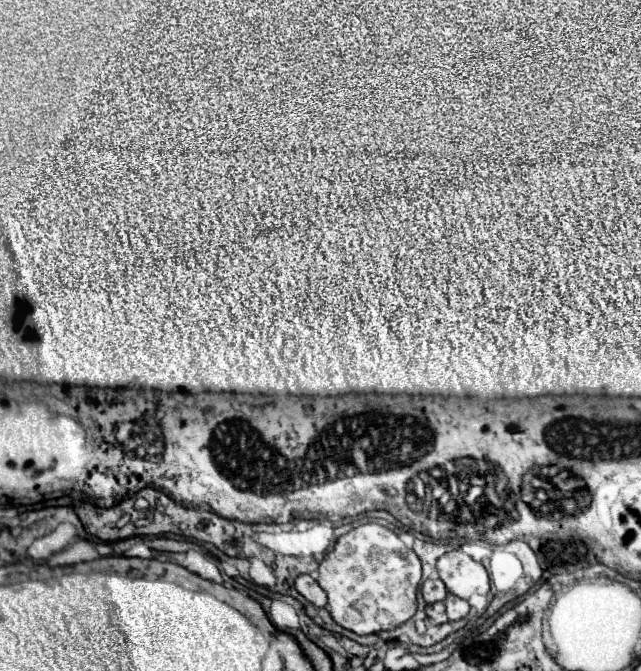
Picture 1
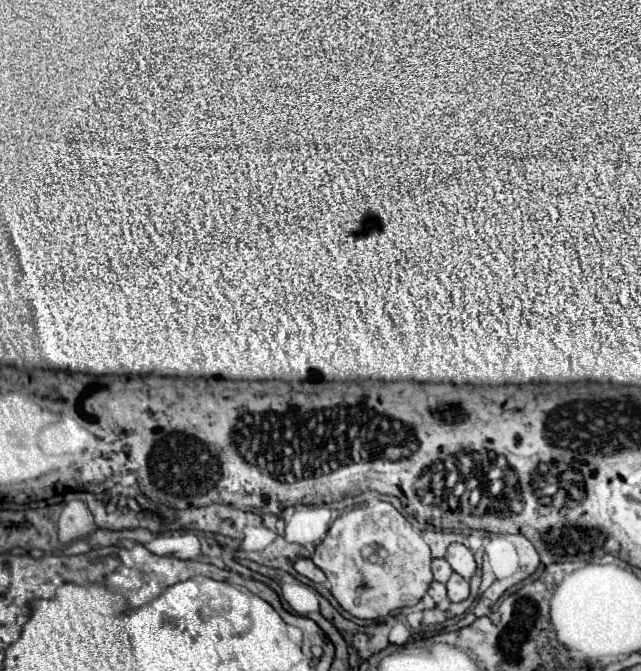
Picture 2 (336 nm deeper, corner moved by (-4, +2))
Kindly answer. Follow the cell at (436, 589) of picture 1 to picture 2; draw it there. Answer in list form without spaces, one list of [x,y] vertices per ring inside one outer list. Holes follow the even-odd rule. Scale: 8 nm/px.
[[[436,558],[436,560],[432,560],[432,574],[434,574],[436,582],[446,584],[450,574],[452,574],[452,568],[450,568],[450,564],[444,558]]]

